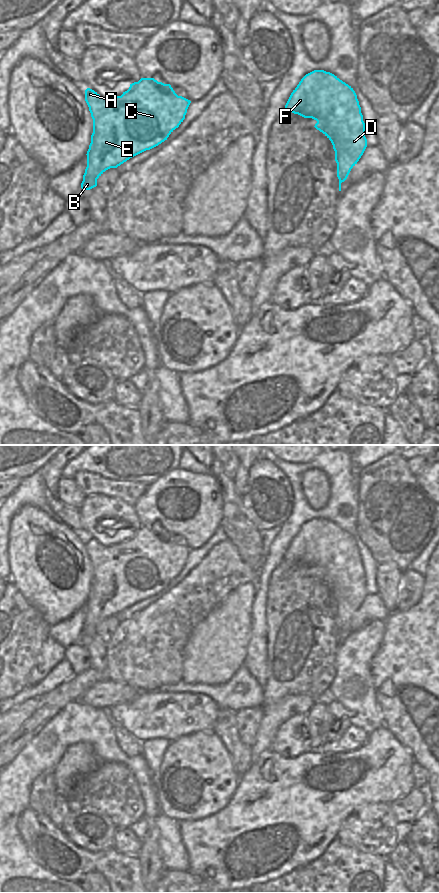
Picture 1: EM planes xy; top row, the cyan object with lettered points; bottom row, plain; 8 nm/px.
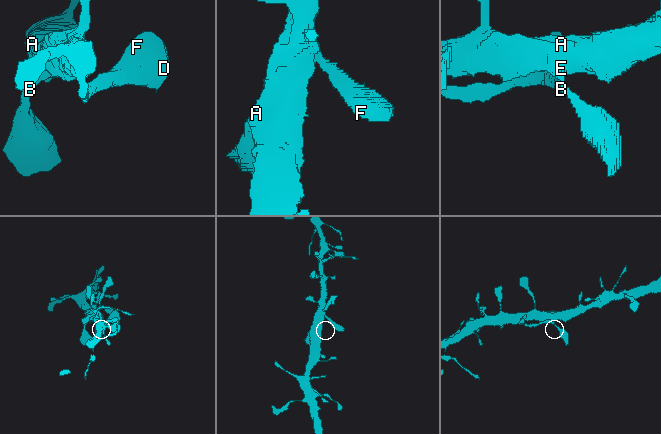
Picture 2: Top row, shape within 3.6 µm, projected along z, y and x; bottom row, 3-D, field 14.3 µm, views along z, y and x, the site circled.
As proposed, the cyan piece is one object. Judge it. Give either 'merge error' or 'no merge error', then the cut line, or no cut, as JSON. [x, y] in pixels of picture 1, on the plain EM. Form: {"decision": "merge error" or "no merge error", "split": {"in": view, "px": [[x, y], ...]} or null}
{"decision": "no merge error", "split": null}

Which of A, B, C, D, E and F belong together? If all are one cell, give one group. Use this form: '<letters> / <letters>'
A B C D E F

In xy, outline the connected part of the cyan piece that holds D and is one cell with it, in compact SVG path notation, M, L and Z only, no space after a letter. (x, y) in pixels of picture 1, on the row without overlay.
M324 518L306 522L291 541L285 560L317 569L315 576L332 591L339 639L367 595L365 571L353 536Z

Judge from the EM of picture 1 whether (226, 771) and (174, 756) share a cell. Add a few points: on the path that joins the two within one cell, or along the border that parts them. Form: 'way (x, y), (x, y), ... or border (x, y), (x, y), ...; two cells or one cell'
way (213, 771), (198, 771), (187, 763); one cell

